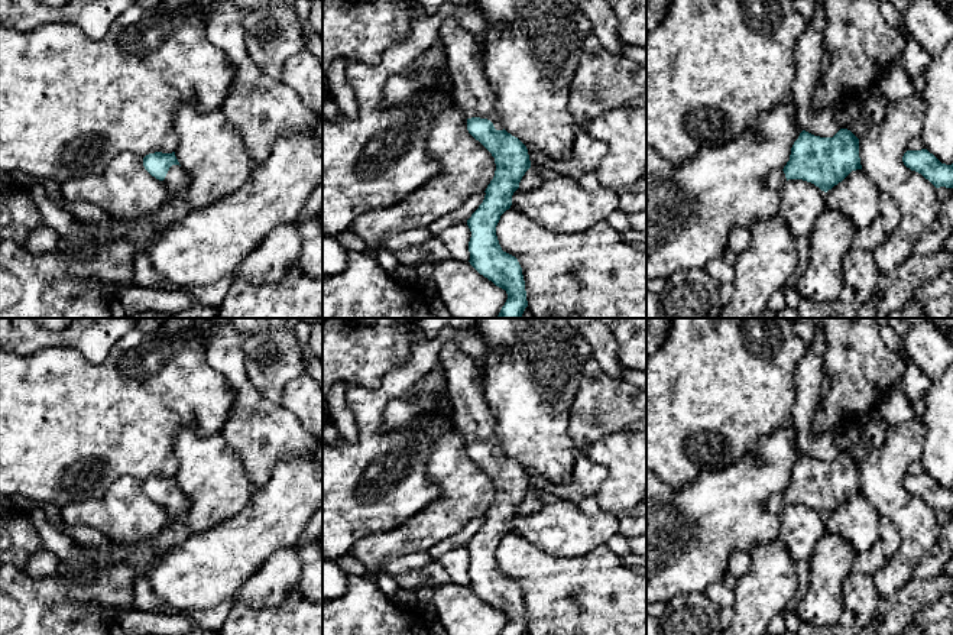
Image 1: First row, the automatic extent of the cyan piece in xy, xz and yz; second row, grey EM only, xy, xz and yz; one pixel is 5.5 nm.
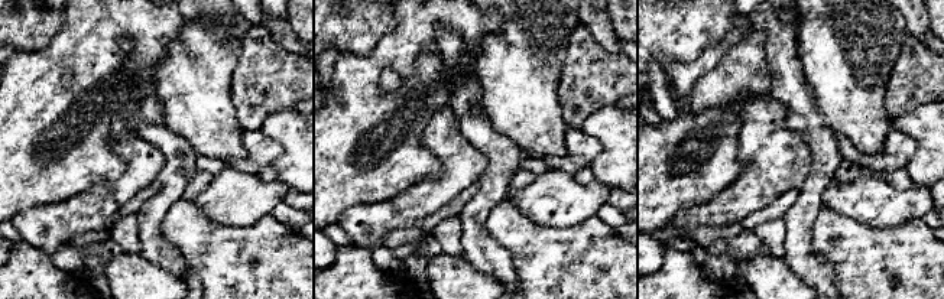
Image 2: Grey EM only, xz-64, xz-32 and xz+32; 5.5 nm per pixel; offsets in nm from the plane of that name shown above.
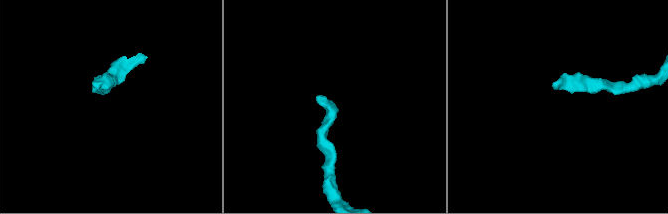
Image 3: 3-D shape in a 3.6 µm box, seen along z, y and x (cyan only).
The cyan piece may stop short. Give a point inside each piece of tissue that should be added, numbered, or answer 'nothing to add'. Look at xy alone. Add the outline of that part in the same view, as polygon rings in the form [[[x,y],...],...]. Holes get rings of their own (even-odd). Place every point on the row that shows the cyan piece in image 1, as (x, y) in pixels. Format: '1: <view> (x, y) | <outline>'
1: xy (177, 178) | [[[172,165],[163,182],[169,192],[178,192],[188,188],[191,178],[182,166]]]

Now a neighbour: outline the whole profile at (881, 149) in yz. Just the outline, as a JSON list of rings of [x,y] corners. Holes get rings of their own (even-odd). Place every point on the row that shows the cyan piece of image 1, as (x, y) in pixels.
[[[913,94],[901,101],[886,101],[882,120],[872,123],[868,133],[859,139],[859,158],[863,172],[878,187],[882,195],[892,197],[901,210],[899,227],[872,253],[881,275],[902,265],[911,255],[920,236],[934,227],[940,216],[937,188],[921,174],[911,171],[902,162],[908,143],[921,136],[927,101],[924,94]]]

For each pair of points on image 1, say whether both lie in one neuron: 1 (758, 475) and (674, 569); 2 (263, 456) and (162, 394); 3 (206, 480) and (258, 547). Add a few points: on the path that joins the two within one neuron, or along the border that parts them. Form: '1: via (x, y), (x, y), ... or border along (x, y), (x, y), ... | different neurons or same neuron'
1: via (733, 499), (702, 531), (699, 547) | same neuron
2: border along (234, 397), (230, 415), (220, 431) | different neurons
3: border along (255, 491), (243, 508), (203, 530) | different neurons

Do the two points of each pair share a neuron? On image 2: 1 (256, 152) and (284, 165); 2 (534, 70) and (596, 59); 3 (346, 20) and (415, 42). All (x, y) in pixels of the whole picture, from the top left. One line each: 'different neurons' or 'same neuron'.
1: different neurons
2: different neurons
3: different neurons

